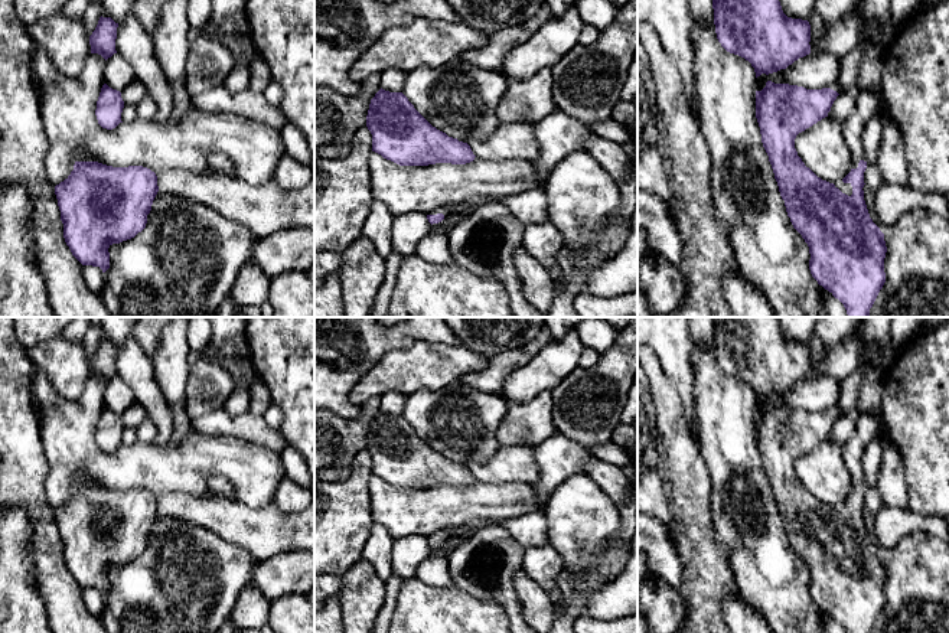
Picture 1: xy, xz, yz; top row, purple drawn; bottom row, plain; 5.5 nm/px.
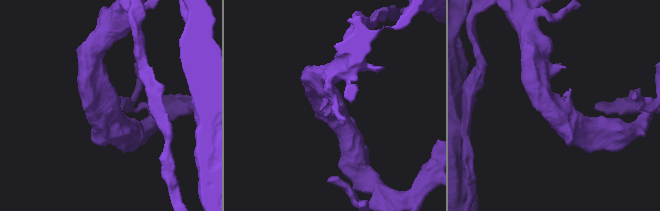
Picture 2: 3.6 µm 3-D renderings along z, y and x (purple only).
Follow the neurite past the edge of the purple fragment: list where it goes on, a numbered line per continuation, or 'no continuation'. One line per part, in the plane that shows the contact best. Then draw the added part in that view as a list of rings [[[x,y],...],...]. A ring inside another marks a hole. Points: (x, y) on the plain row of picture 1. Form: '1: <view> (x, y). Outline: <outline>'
1: yz (845, 511). Outline: [[[842,503],[835,506],[835,510],[838,510],[842,516],[851,519],[852,518],[852,509],[851,506],[844,506]]]

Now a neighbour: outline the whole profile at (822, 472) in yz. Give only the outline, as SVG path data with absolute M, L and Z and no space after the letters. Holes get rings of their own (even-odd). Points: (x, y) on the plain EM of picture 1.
M829 440L799 456L795 472L806 490L829 506L842 503L852 489L842 444Z

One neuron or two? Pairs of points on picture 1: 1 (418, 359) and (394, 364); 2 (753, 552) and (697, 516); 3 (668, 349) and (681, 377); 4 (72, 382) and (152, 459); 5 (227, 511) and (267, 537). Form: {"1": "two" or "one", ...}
{"1": "one", "2": "two", "3": "one", "4": "two", "5": "one"}

